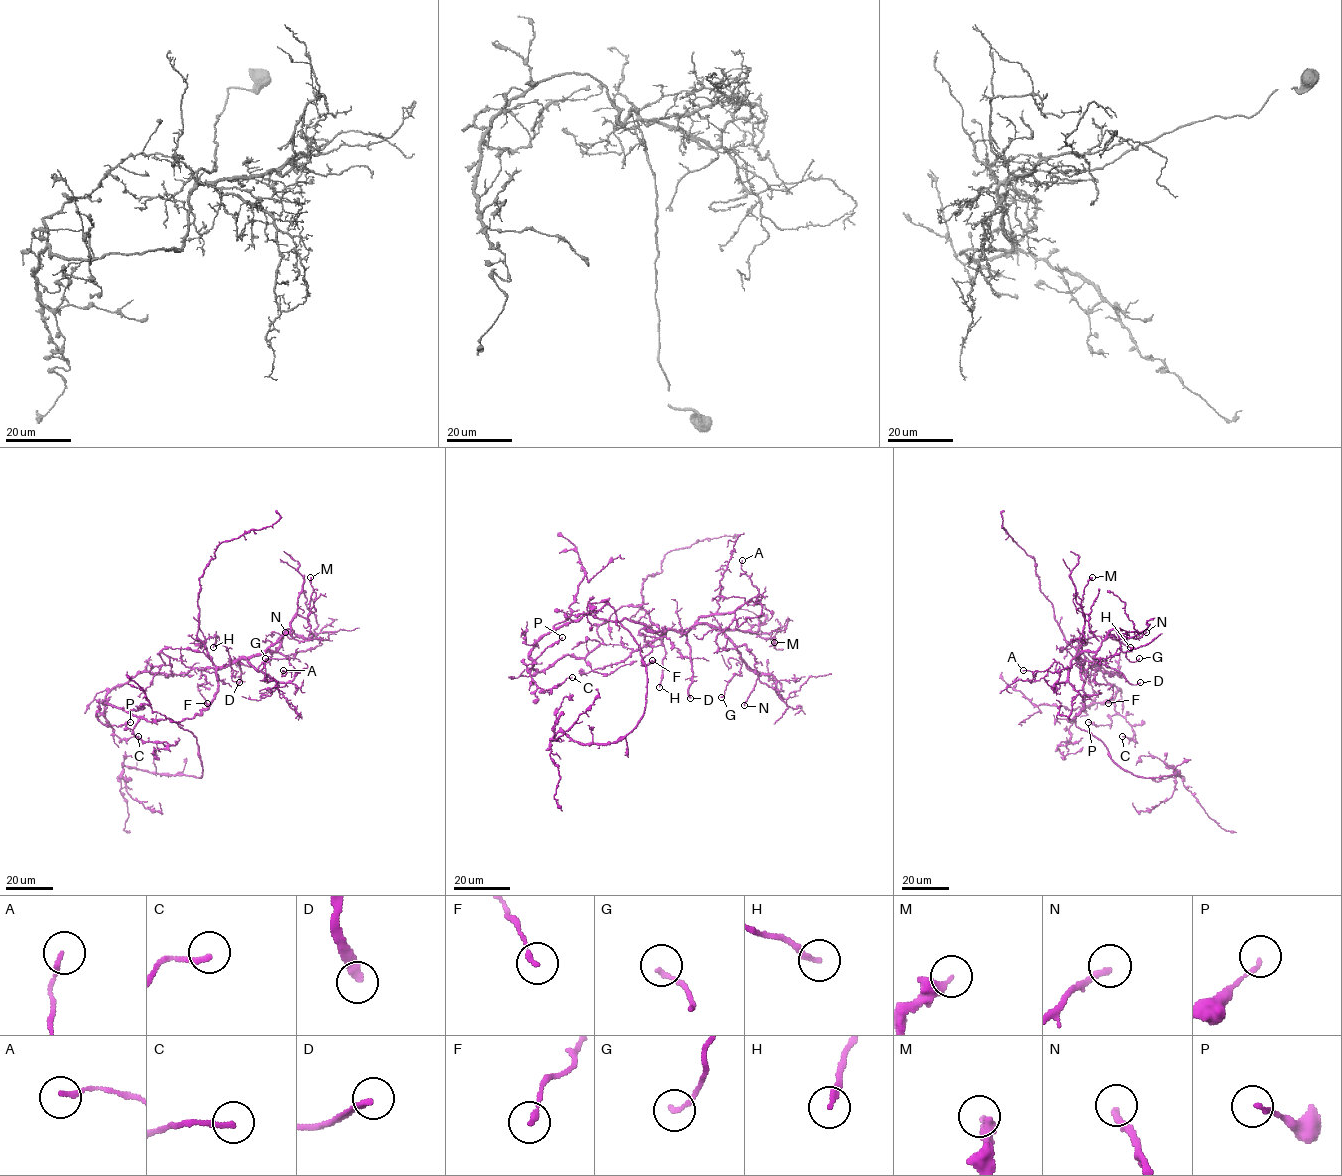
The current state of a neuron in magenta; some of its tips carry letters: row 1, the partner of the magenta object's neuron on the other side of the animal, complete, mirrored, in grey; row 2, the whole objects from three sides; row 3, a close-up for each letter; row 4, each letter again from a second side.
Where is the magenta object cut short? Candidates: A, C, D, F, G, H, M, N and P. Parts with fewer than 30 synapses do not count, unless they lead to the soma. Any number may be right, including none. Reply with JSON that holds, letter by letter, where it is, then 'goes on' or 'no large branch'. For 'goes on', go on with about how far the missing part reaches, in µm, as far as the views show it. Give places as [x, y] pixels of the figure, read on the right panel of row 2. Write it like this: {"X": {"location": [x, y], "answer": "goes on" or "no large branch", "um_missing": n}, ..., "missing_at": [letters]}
{"A": {"location": [1023, 670], "answer": "no large branch"}, "C": {"location": [1122, 736], "answer": "no large branch"}, "D": {"location": [1140, 682], "answer": "goes on", "um_missing": 110}, "F": {"location": [1108, 703], "answer": "no large branch"}, "G": {"location": [1139, 658], "answer": "no large branch"}, "H": {"location": [1130, 647], "answer": "no large branch"}, "M": {"location": [1092, 577], "answer": "no large branch"}, "N": {"location": [1146, 632], "answer": "no large branch"}, "P": {"location": [1088, 722], "answer": "no large branch"}, "missing_at": ["D"]}

